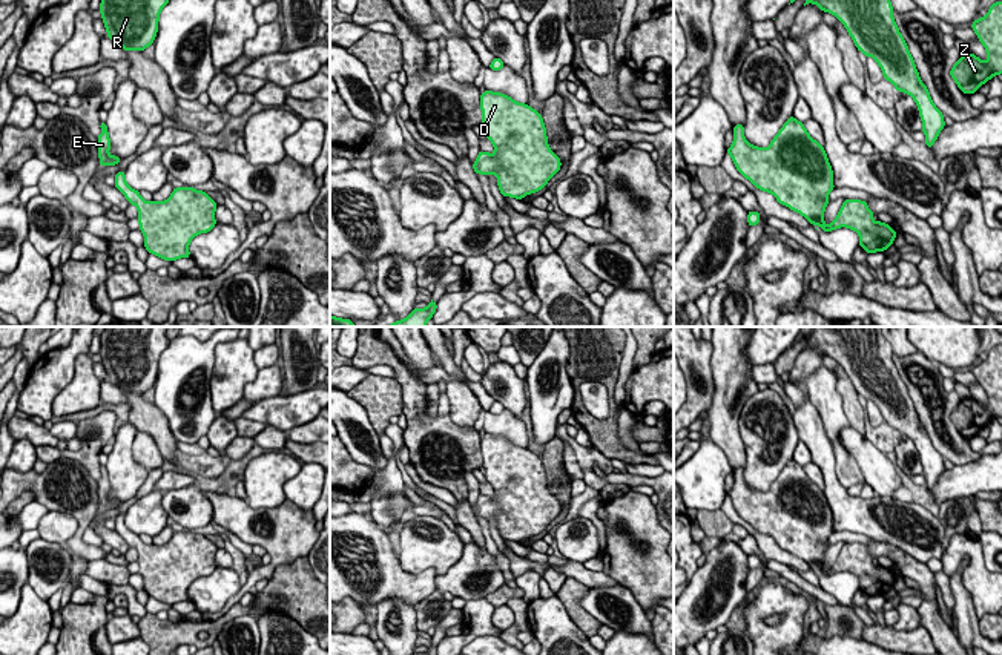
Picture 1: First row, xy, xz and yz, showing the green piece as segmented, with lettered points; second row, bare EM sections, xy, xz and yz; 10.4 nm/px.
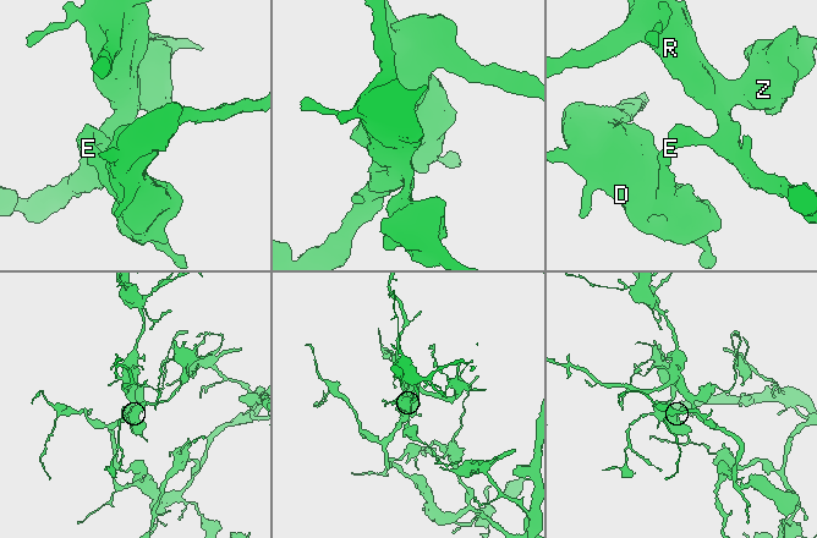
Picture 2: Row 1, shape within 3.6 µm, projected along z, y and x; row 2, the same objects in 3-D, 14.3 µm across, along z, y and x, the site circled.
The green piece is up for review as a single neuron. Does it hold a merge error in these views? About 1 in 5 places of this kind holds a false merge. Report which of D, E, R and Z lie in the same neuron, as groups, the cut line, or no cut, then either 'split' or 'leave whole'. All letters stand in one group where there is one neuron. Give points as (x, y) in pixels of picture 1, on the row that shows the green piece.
D E R Z; no cut; leave whole

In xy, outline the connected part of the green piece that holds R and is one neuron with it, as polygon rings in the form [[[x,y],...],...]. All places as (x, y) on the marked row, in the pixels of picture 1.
[[[101,0],[107,37],[124,51],[144,51],[157,37],[161,9],[169,0]]]

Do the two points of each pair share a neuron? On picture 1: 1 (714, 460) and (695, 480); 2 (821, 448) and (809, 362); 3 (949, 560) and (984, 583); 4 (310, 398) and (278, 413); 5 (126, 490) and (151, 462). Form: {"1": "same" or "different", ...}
{"1": "same", "2": "different", "3": "same", "4": "same", "5": "different"}

